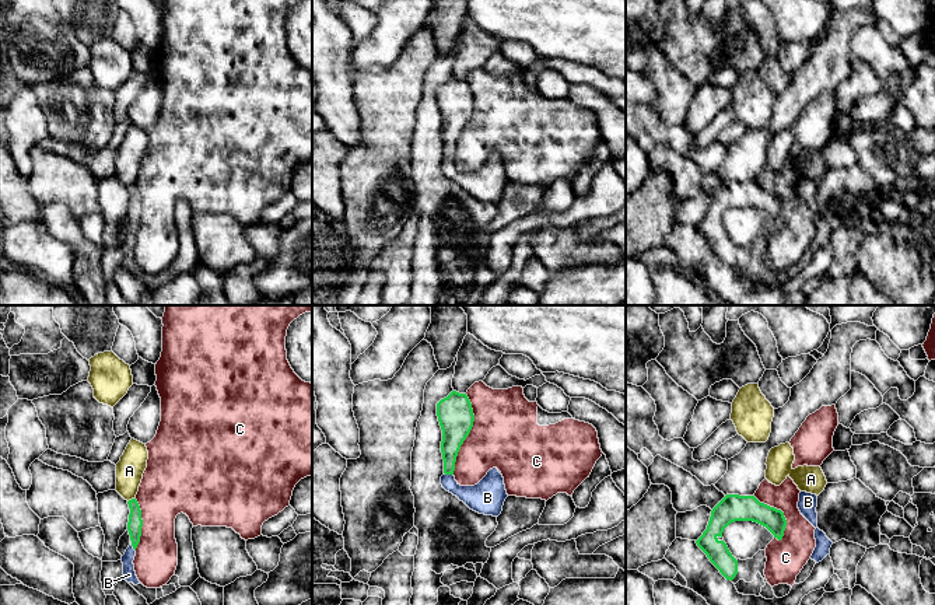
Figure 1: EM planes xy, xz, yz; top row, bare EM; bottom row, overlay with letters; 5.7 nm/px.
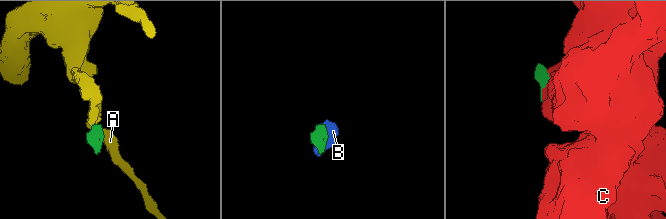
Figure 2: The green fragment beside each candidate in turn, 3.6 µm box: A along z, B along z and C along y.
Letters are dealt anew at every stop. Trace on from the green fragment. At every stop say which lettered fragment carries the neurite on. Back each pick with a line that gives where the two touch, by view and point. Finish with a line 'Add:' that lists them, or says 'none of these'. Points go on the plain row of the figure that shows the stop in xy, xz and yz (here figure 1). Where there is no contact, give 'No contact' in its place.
B: Touches green at xy (132, 231)
Add: B

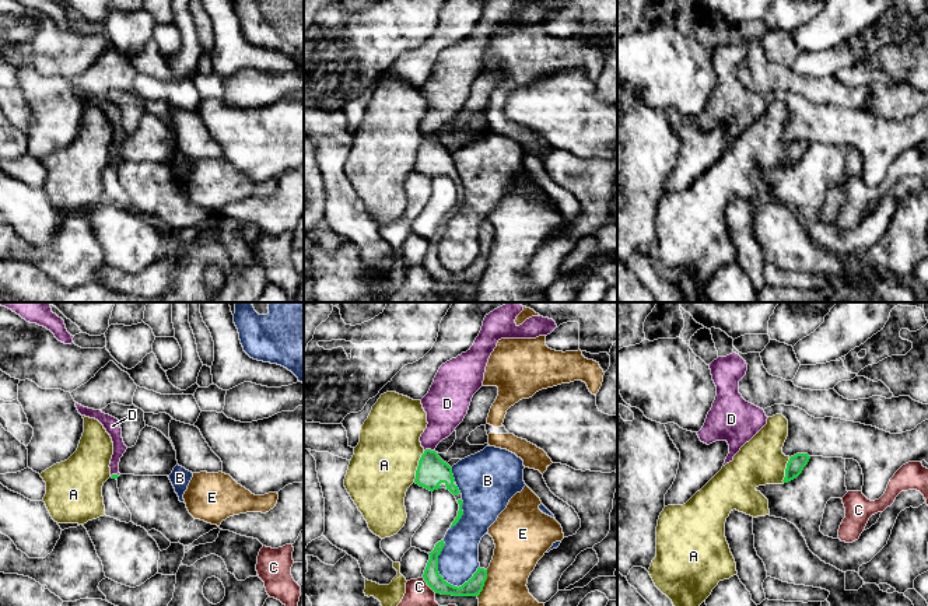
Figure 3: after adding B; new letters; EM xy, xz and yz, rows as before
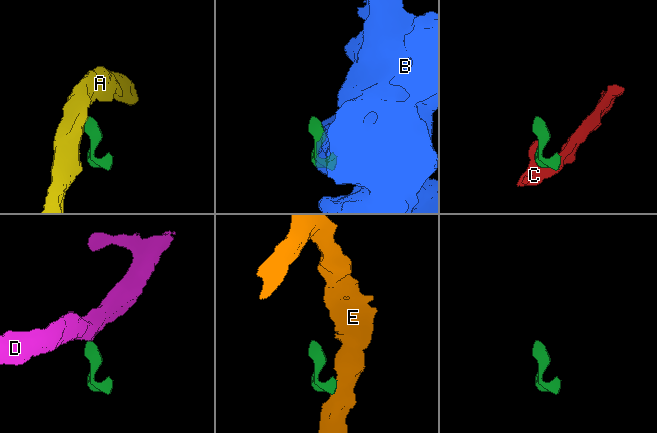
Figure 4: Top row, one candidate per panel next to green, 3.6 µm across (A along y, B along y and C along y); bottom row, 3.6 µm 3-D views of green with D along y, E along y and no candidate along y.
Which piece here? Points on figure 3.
D: Touches green at xz (429, 136)
Add: D

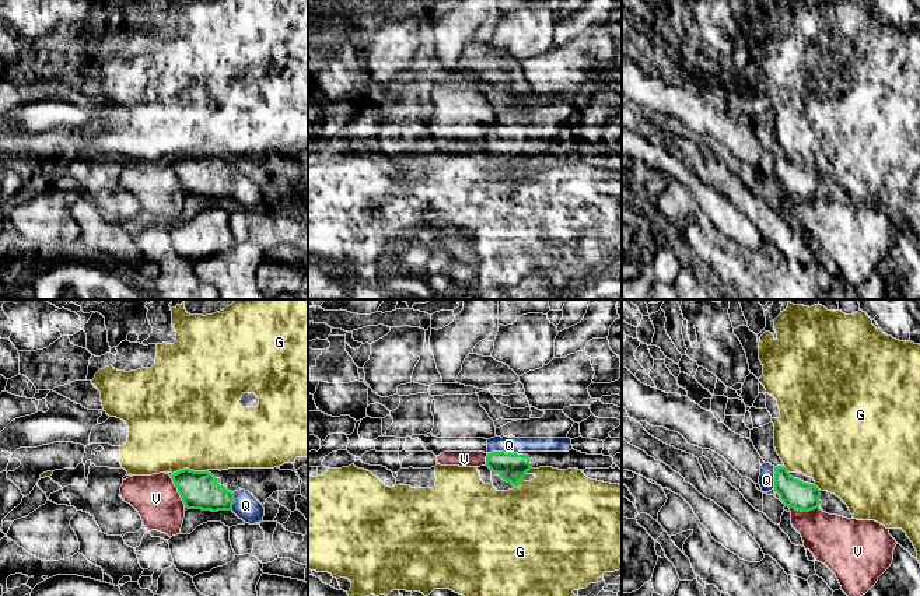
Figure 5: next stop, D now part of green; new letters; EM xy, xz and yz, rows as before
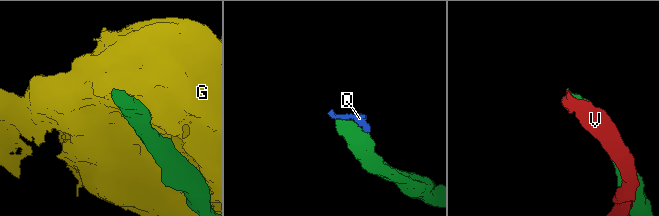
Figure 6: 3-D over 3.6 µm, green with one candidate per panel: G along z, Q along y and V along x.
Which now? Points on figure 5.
Q: Touches green at xz (502, 139)
Add: Q

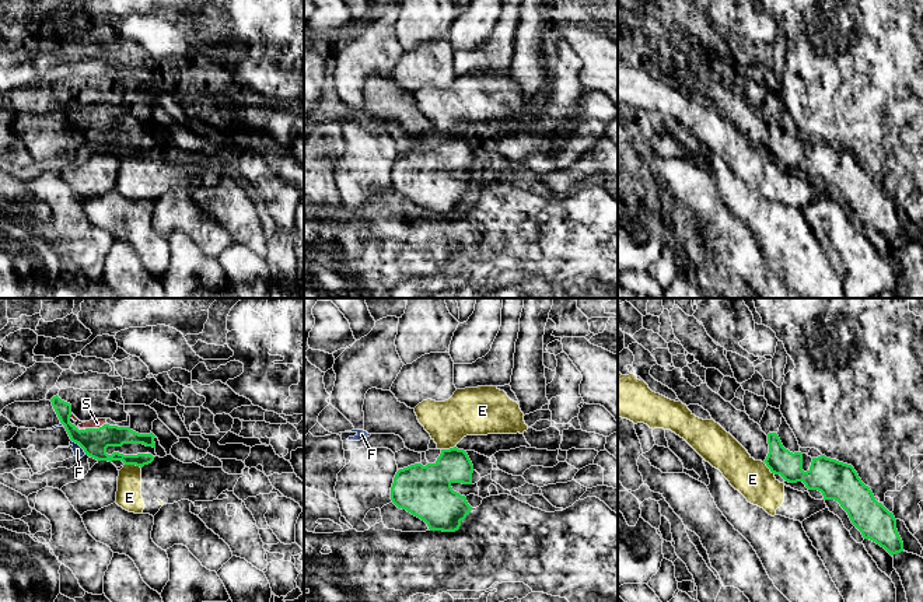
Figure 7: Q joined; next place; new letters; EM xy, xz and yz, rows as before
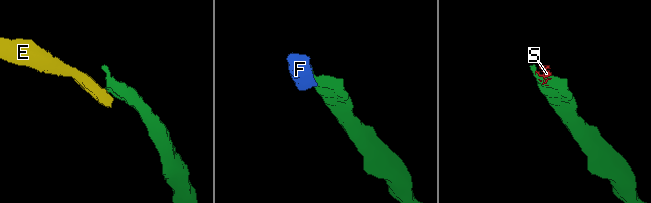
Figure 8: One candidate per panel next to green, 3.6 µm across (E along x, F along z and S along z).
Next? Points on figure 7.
S: Touches green at xy (95, 115)
Add: S

